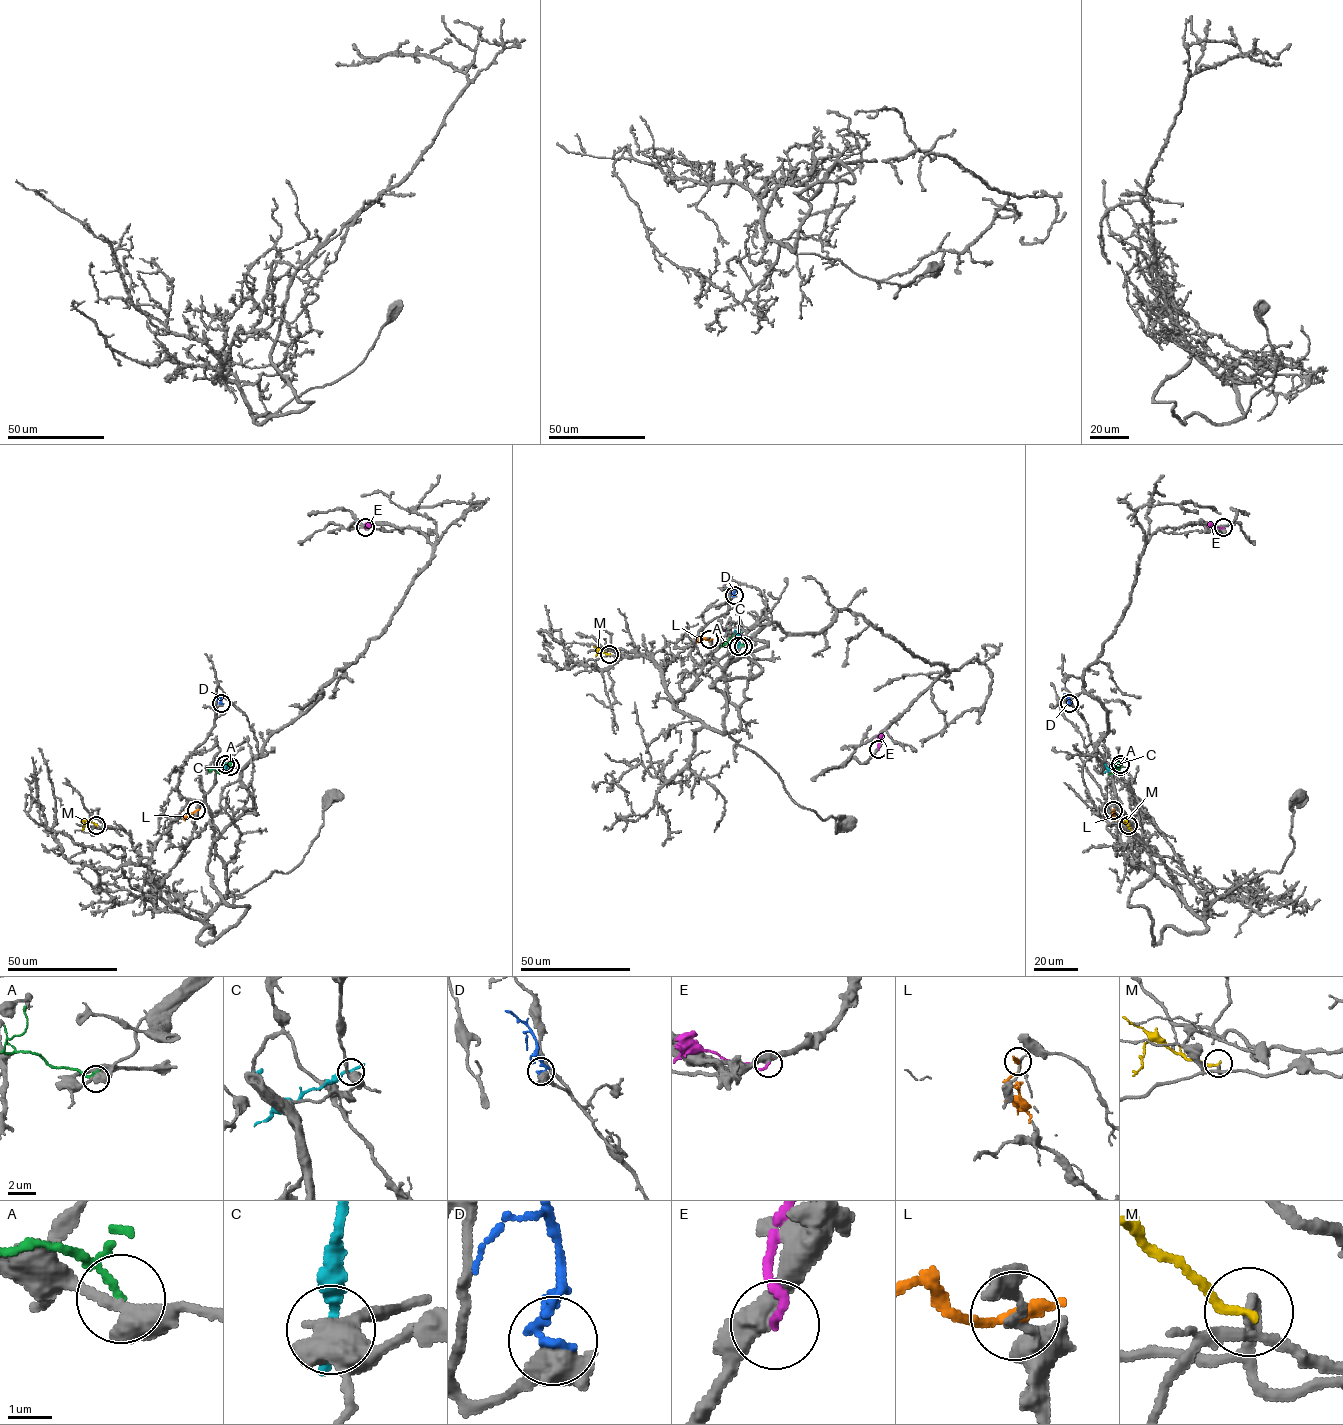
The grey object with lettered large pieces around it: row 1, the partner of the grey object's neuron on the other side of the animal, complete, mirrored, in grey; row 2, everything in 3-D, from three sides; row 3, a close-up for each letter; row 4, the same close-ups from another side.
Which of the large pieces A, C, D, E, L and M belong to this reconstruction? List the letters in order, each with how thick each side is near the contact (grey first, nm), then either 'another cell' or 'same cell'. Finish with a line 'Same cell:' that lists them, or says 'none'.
A: 400 nm thick on the grey side, 110 nm on the other; another cell
C: 600 nm thick on the grey side, 300 nm on the other; another cell
D: 700 nm thick on the grey side, 220 nm on the other; another cell
E: 480 nm thick on the grey side, 200 nm on the other; another cell
L: 150 nm thick on the grey side, 320 nm on the other; another cell
M: 340 nm thick on the grey side, 200 nm on the other; another cell
Same cell: none

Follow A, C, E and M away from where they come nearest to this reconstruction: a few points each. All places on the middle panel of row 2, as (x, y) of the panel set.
A: (743, 645), (727, 642), (720, 647)
C: (738, 645), (740, 631)
E: (878, 749), (883, 734)
M: (609, 654), (598, 650), (595, 656)

